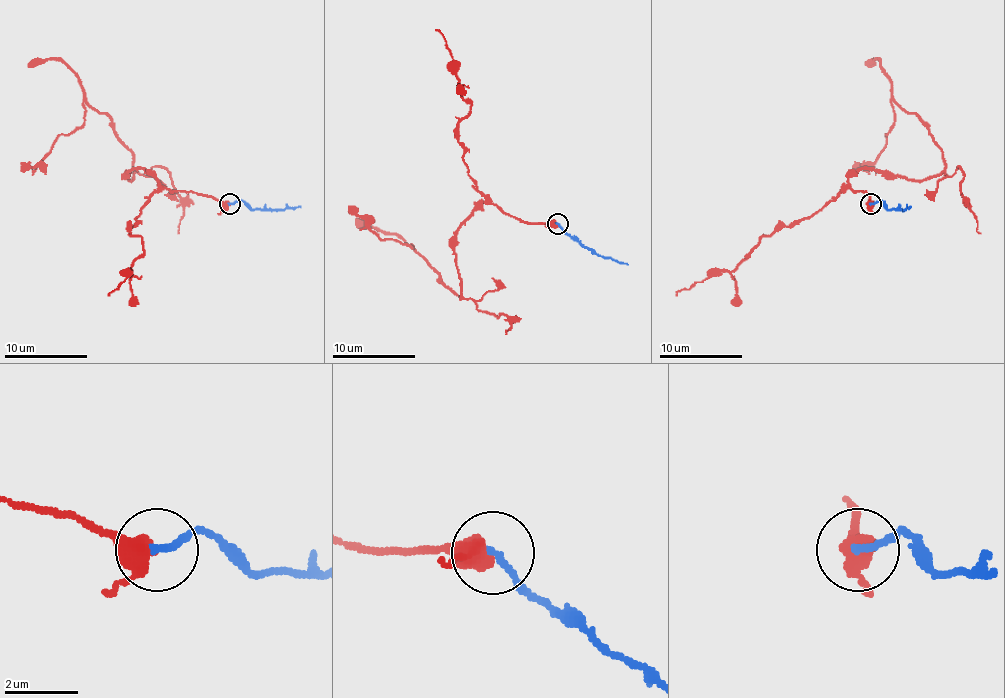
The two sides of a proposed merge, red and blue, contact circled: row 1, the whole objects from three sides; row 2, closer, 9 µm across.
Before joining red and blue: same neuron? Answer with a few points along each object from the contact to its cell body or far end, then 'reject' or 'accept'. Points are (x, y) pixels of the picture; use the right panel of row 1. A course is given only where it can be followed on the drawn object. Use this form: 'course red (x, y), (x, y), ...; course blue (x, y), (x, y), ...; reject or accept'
course red (871, 204), (848, 179), (858, 169), (935, 177), (943, 154), (929, 127), (896, 105), (879, 157), (852, 167); course blue (871, 204), (881, 200), (889, 209), (910, 206); reject

